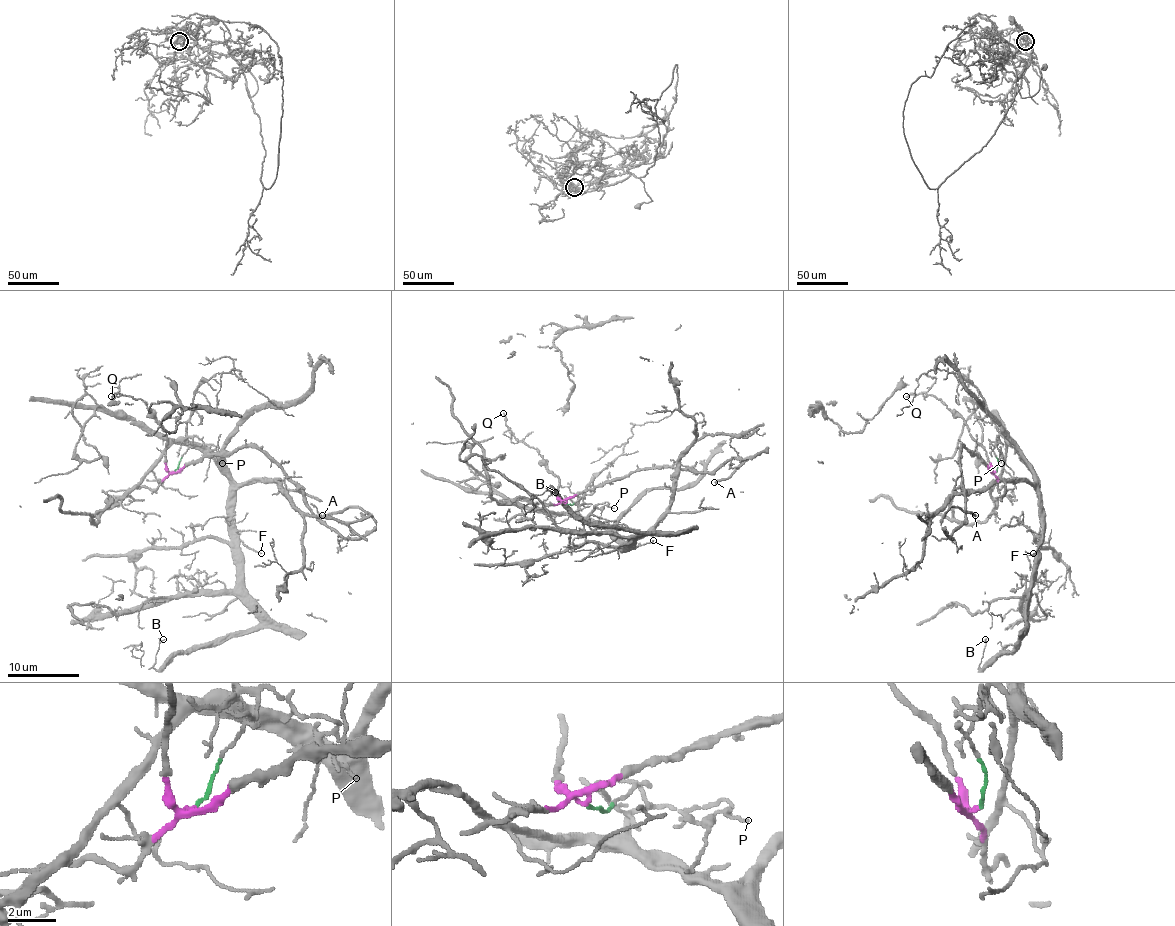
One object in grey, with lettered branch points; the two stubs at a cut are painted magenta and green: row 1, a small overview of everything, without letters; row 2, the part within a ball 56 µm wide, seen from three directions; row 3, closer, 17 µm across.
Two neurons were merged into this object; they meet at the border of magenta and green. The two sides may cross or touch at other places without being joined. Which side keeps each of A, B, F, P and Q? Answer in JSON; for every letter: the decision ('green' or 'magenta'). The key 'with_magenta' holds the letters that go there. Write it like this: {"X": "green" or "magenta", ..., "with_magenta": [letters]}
{"A": "magenta", "B": "green", "F": "green", "P": "green", "Q": "magenta", "with_magenta": ["A", "Q"]}

